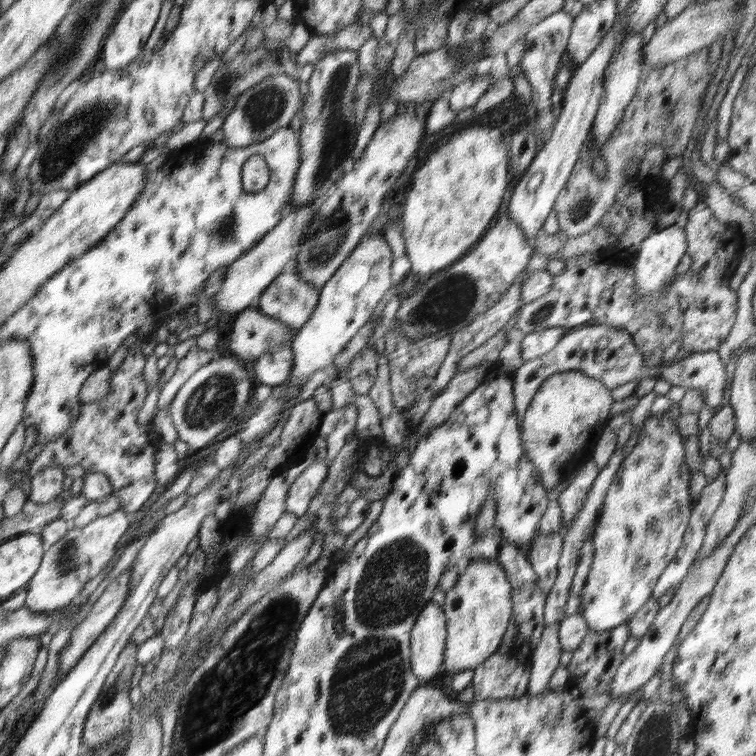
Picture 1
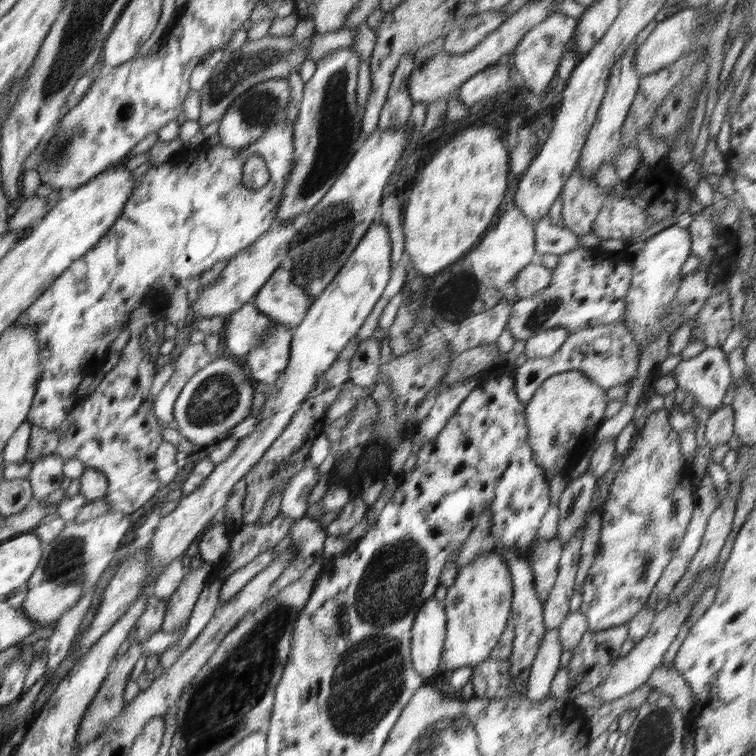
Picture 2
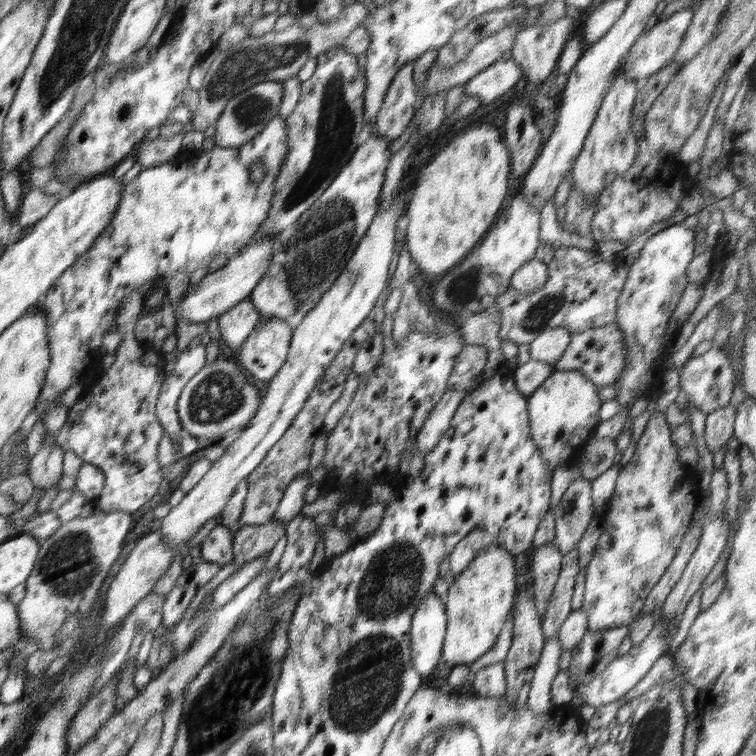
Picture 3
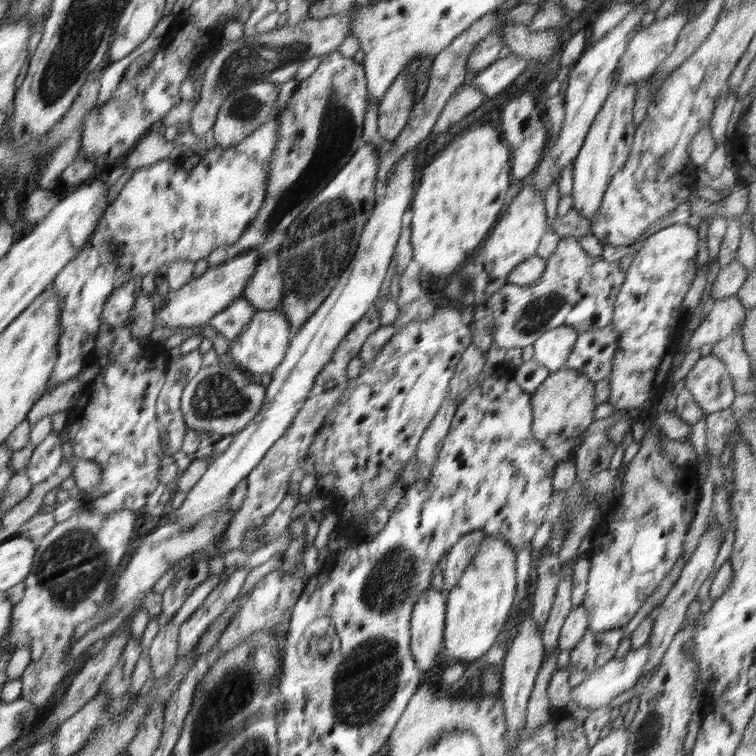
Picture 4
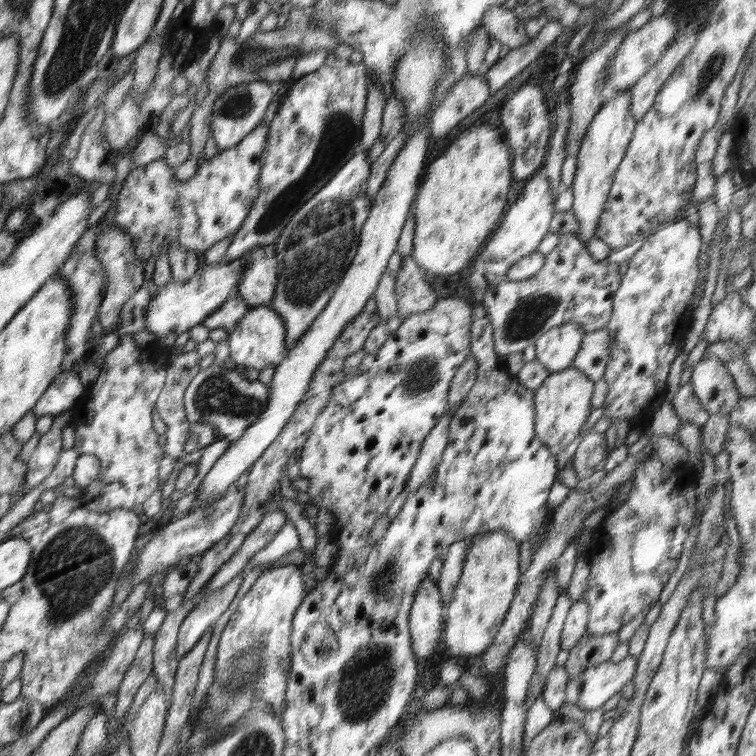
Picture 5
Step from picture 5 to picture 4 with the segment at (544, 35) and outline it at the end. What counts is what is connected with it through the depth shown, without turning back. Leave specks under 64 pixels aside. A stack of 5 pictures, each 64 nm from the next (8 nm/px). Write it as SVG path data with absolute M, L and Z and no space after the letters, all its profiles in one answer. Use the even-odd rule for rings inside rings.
M510 53L506 58L495 61L475 76L471 82L477 86L485 96L485 101L497 96L524 73L528 66L528 61L524 57Z

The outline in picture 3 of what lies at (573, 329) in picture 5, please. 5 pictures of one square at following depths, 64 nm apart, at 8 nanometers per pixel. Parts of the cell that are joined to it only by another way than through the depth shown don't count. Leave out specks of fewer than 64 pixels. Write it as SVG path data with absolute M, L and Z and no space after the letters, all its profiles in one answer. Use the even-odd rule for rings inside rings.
M565 326L554 329L543 329L530 342L530 359L544 361L553 365L571 343L573 333Z

